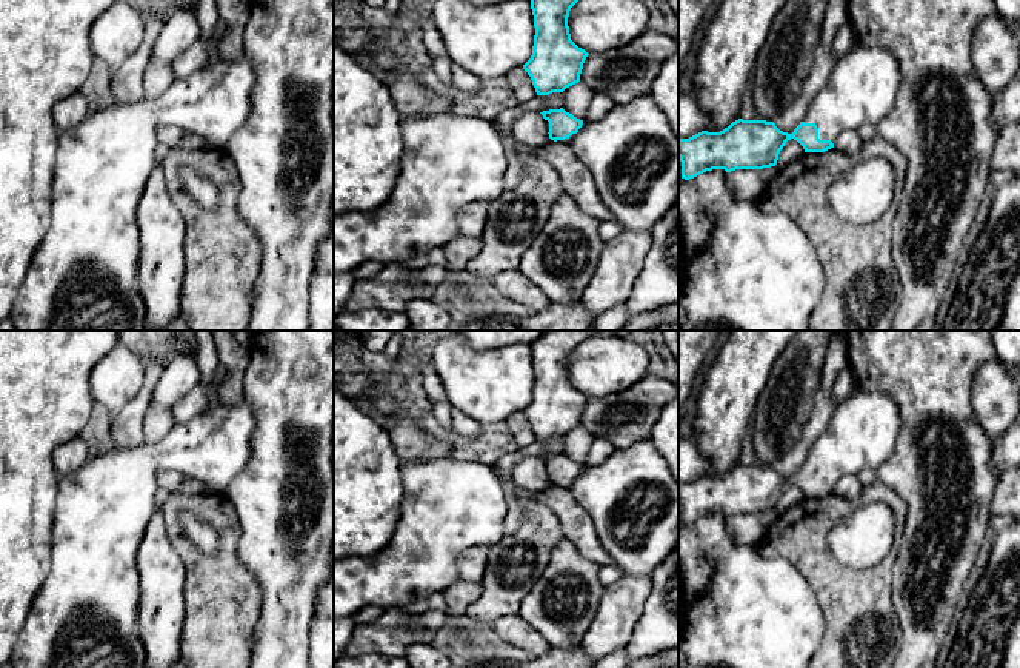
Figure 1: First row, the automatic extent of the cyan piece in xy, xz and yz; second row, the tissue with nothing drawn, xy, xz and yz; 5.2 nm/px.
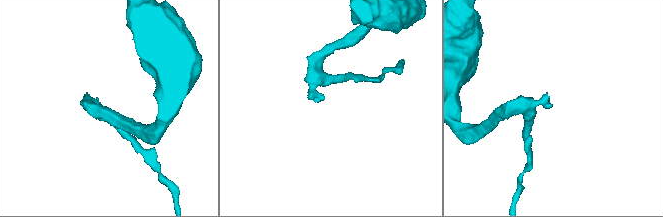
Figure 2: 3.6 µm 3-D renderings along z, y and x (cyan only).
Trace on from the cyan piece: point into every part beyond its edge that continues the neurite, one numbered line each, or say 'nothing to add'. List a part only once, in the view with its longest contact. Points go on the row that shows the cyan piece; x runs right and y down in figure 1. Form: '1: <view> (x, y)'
1: yz (860, 90)

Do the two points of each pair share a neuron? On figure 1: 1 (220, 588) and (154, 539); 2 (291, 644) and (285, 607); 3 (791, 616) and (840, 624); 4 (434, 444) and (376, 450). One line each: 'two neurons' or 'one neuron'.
1: two neurons
2: one neuron
3: two neurons
4: two neurons

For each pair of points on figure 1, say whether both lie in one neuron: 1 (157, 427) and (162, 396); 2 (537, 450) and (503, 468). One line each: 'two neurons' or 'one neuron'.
1: two neurons
2: one neuron

